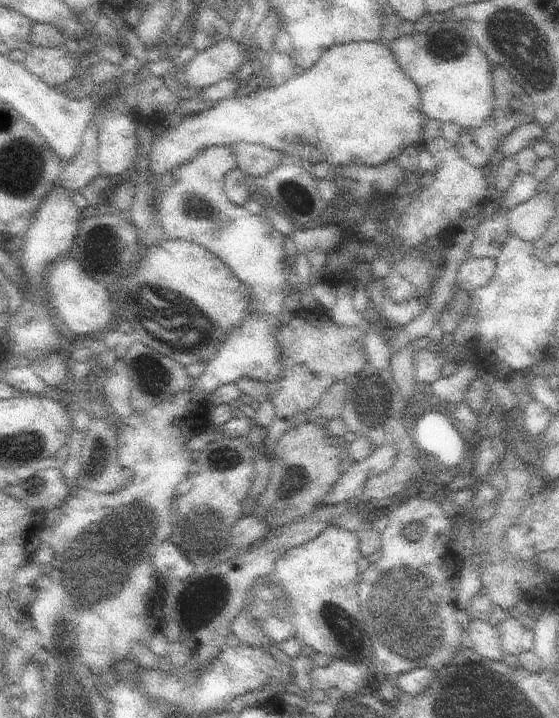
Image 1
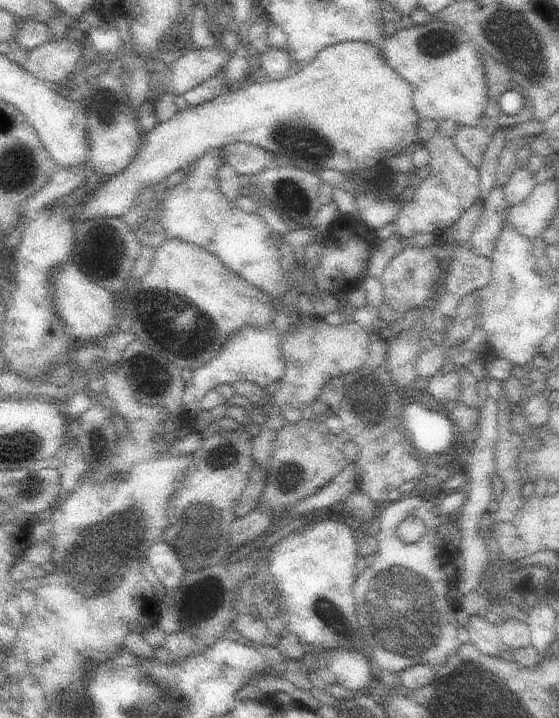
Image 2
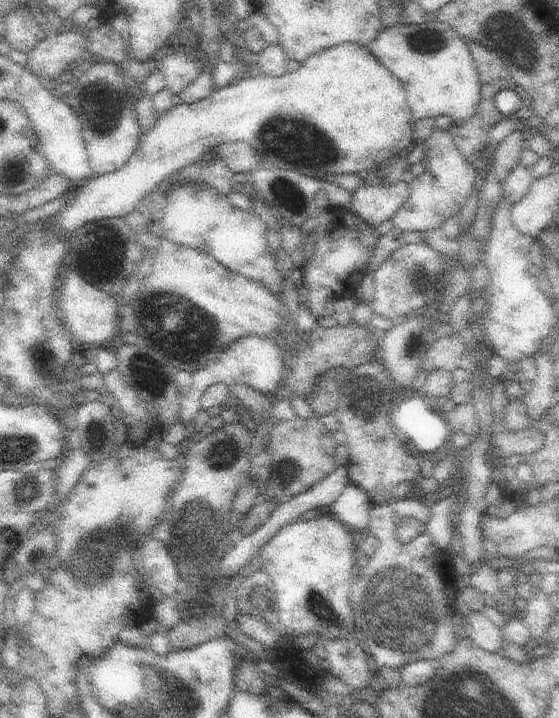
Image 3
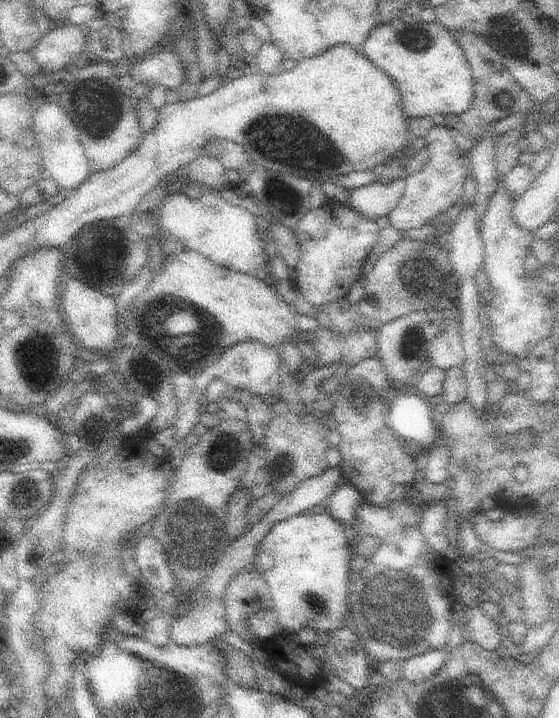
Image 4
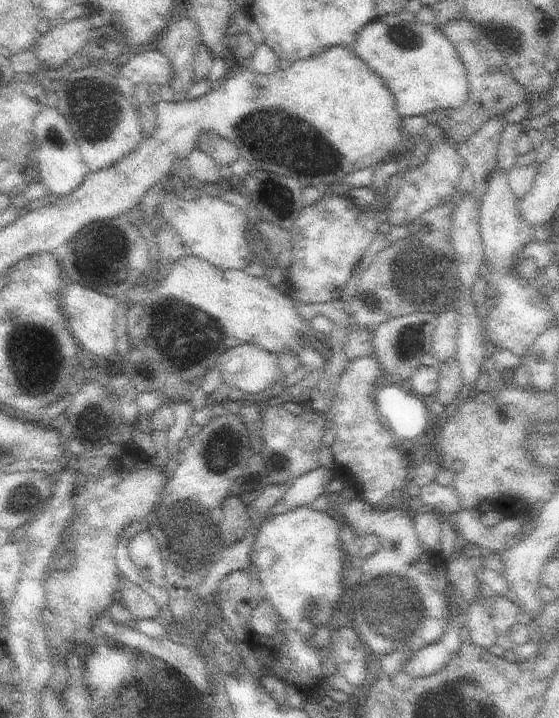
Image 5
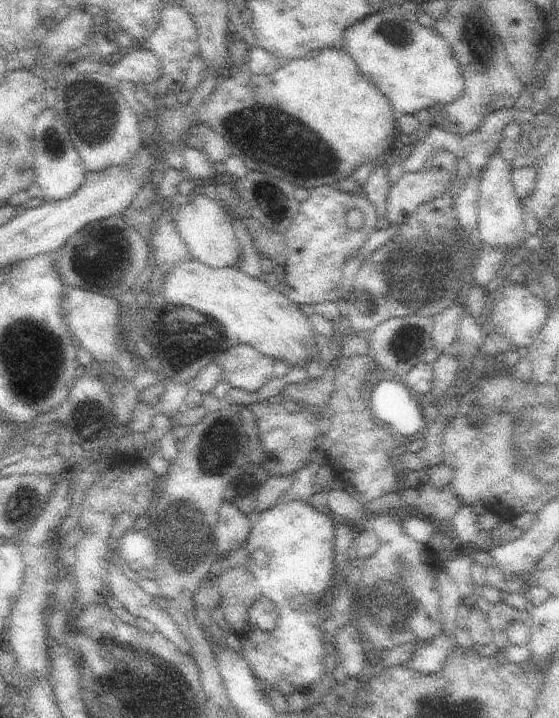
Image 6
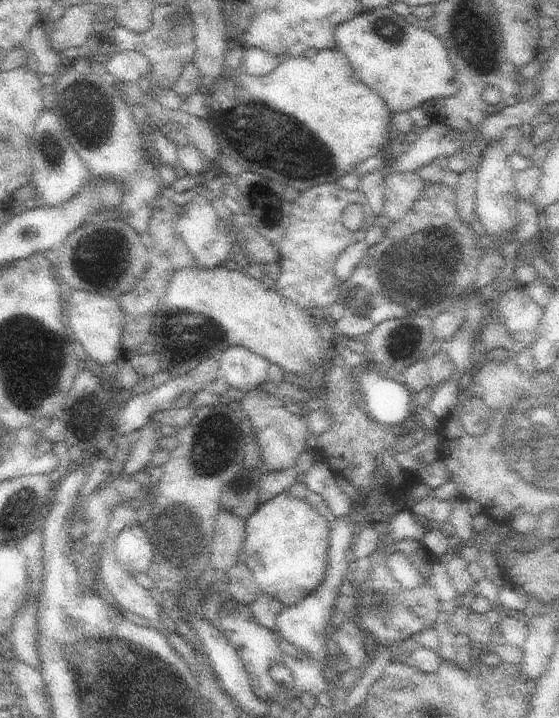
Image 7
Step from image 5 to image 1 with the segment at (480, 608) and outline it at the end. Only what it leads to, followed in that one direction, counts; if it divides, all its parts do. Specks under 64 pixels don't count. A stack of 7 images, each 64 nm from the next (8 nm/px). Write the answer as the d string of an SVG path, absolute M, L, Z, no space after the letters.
M471 620L467 634L471 640L471 650L491 662L503 662L505 650L499 638L499 630L495 626L483 620Z

